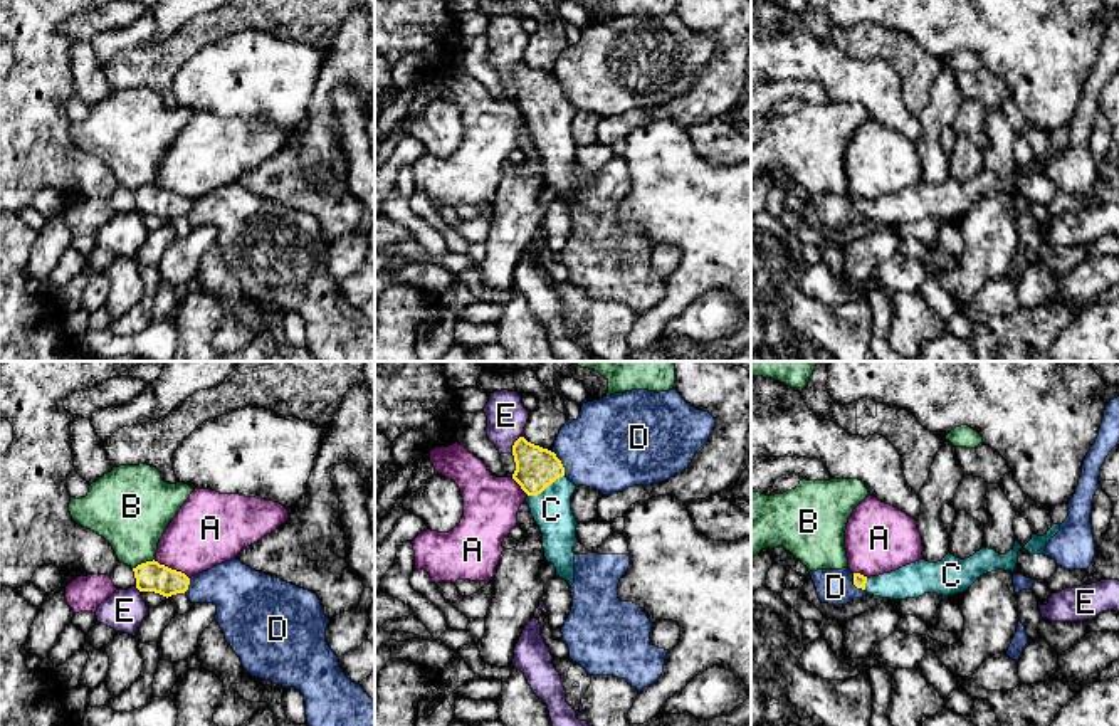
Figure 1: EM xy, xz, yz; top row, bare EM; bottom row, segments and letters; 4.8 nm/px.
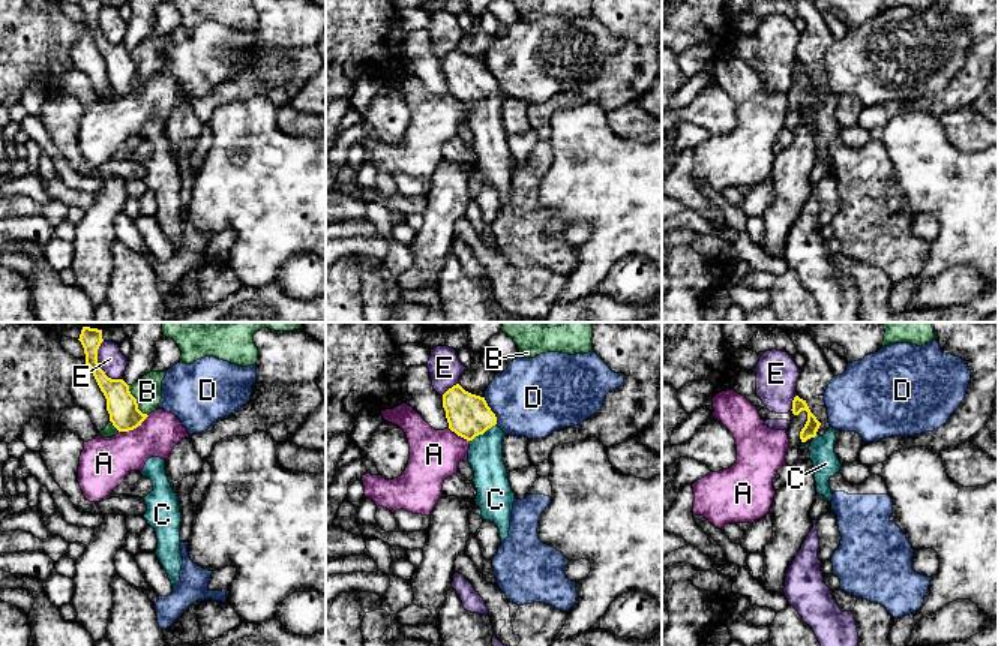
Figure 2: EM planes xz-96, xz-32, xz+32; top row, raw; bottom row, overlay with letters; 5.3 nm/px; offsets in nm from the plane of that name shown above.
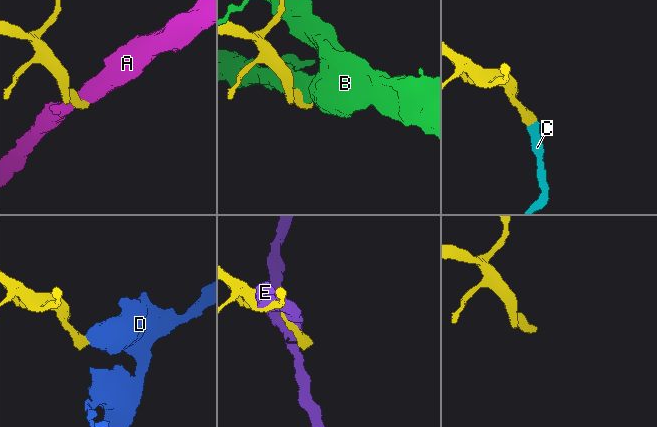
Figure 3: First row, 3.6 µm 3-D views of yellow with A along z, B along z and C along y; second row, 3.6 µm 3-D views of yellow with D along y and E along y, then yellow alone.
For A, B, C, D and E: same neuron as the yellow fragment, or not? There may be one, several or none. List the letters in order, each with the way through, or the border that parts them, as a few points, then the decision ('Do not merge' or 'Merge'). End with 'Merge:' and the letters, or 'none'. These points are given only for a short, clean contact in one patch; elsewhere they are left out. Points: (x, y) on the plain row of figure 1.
A: Do not merge
B: Do not merge
C: Path across: xz (536, 91), (545, 111), (551, 133). Merge
D: Boundary: xz (553, 74), (565, 98). Do not merge
E: Do not merge
Merge: C

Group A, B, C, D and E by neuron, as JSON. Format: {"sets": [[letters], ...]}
{"sets": [["A"], ["B"], ["C"], ["D"], ["E"]]}

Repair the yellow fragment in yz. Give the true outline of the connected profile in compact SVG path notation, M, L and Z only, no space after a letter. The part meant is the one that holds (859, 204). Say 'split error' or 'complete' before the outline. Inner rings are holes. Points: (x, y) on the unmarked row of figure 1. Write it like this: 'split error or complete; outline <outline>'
split error; outline M1015 165L1015 170L1006 178L983 170L964 183L951 176L938 187L929 187L921 182L916 187L879 200L867 202L854 197L854 208L869 218L890 224L919 222L924 217L938 217L943 220L963 217L986 197L995 193L1013 197L1020 171L1022 168Z

